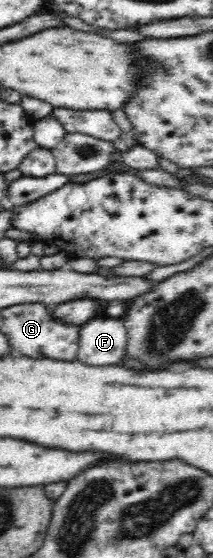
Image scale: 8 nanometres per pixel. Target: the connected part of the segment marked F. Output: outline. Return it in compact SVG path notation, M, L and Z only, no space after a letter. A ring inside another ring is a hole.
M95 316L79 327L77 358L89 366L111 366L125 358L127 329L124 321Z

